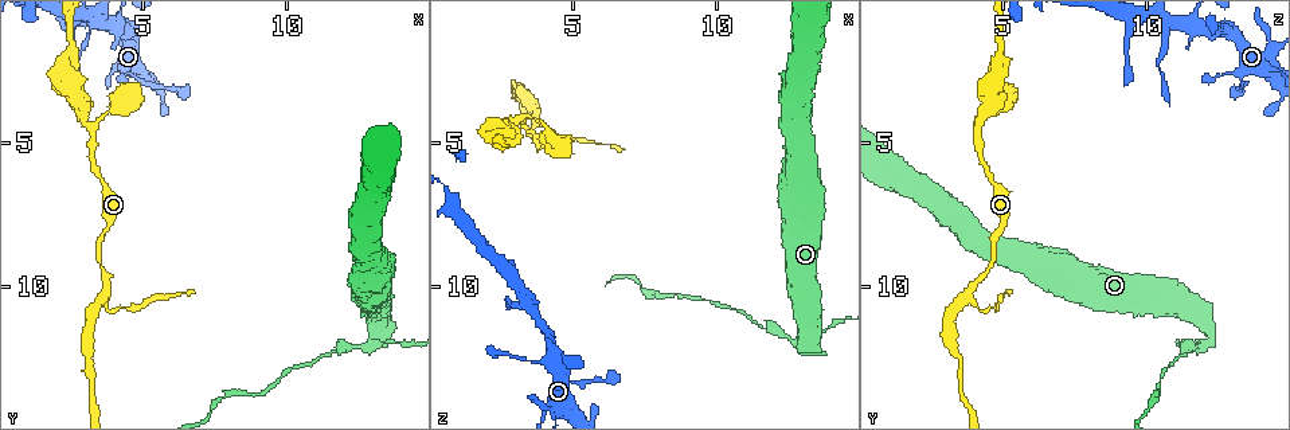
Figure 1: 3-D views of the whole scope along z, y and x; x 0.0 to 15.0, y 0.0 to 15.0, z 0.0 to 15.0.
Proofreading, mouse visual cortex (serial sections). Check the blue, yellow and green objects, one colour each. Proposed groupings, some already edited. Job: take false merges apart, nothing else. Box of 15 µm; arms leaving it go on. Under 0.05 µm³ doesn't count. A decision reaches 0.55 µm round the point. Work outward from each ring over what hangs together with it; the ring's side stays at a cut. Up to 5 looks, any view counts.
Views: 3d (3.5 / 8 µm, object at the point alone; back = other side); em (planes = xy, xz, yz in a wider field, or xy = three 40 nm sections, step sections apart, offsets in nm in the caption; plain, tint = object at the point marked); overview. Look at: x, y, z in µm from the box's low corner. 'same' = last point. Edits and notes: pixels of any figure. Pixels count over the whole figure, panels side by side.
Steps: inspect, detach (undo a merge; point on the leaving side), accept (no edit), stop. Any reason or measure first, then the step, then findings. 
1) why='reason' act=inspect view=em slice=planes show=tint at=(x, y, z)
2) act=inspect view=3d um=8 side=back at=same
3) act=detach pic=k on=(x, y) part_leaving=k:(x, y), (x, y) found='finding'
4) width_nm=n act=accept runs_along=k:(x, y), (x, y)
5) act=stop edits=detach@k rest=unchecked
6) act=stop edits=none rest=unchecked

why='abrupt turn' act=inspect view=em slice=planes show=tint at=(13.0, 12.0, 12.1)

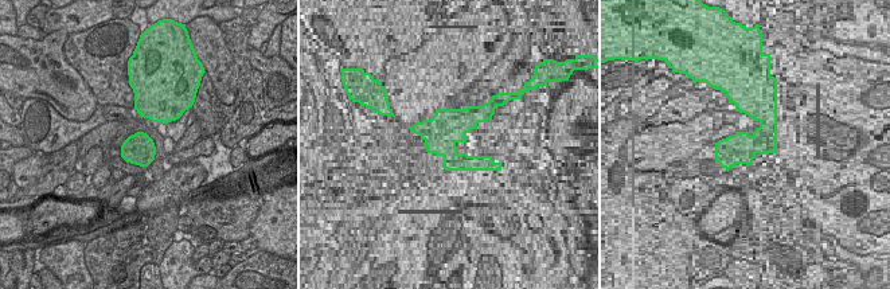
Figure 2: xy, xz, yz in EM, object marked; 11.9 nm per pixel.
act=inspect view=3d um=3.5 at=same

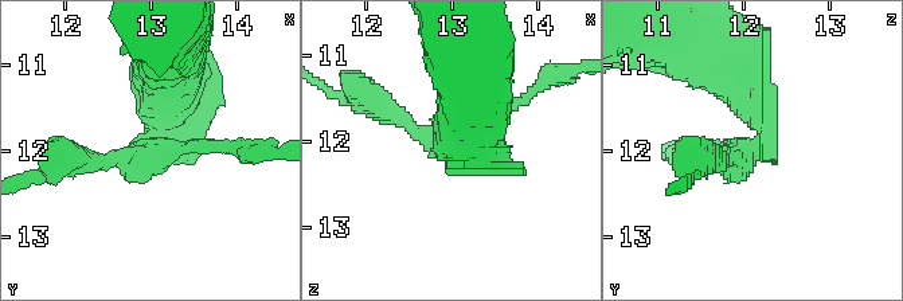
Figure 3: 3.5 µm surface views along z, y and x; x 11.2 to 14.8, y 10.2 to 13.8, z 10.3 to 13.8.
act=detach pic=3 on=(129, 156) part_leaving=3:(153, 136), (140, 156), (58, 160) found='a second cell is stuck on'

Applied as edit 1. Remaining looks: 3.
why='redraw' act=inspect view=overview

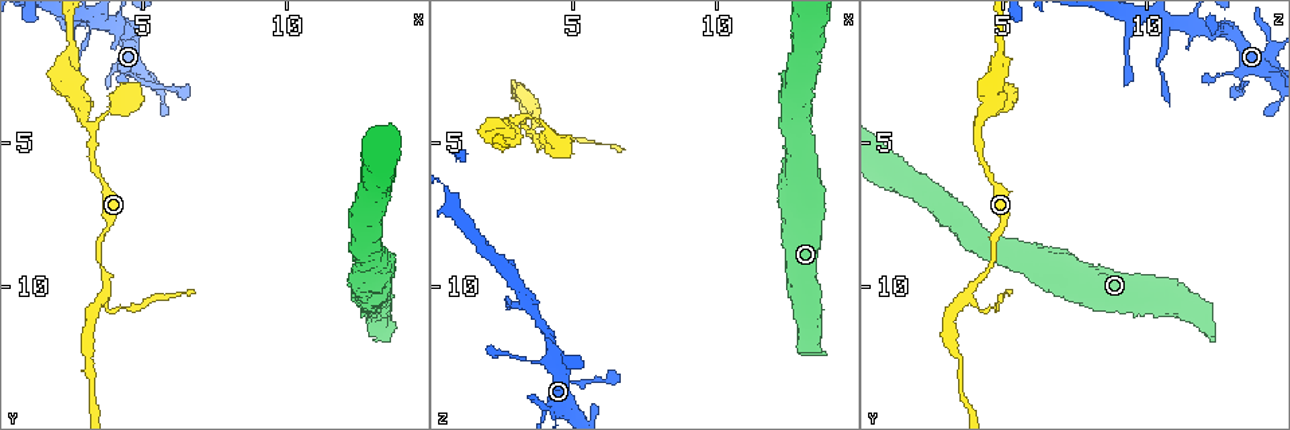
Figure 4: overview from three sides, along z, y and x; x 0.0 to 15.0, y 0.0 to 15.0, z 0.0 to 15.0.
why='abrupt turn' act=inspect view=3d um=3.5 side=back at=(3.7, 10.3, 3.7)

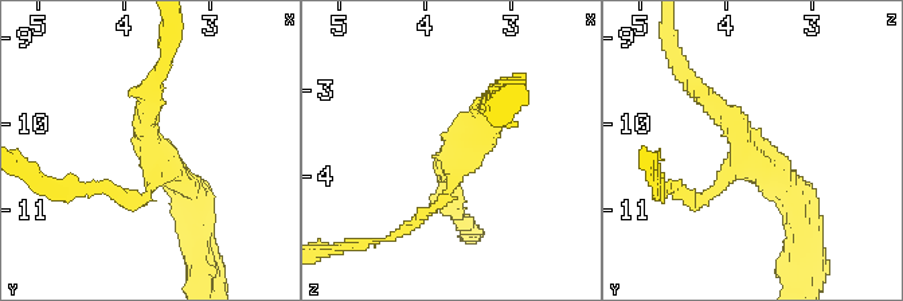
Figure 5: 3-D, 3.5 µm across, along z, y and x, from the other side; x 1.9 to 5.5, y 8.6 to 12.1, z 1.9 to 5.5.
act=accept runs_along=5:(690, 83), (800, 207) found='one cell here'

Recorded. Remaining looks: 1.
act=stop edits=detach@3 rest=unchecked

